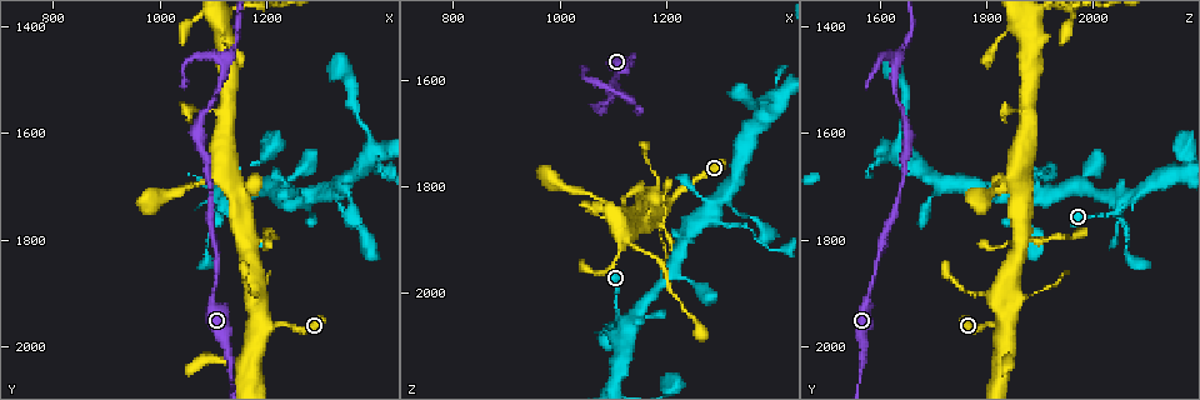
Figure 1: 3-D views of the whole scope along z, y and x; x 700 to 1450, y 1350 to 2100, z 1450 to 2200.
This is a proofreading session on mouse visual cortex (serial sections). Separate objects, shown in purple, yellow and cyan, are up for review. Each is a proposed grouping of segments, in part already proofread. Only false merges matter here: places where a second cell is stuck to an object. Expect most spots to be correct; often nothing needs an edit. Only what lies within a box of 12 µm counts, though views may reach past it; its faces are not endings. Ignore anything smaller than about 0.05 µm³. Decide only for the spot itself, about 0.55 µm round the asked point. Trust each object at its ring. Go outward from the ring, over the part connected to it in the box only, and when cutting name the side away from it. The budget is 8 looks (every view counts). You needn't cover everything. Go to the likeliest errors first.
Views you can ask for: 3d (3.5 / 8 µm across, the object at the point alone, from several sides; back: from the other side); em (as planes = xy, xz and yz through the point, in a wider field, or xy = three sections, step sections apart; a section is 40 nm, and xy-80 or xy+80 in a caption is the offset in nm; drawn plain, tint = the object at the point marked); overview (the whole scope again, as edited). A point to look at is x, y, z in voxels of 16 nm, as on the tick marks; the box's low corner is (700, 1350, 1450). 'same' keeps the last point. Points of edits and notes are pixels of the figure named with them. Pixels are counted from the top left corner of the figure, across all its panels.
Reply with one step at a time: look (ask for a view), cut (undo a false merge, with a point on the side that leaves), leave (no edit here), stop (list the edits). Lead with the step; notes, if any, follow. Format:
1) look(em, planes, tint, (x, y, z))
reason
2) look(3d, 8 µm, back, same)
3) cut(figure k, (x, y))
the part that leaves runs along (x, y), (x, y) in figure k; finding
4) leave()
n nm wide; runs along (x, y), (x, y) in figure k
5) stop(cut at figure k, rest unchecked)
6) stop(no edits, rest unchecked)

look(3d, 8 µm, (1120, 1730, 2055))
small branch off a trunk

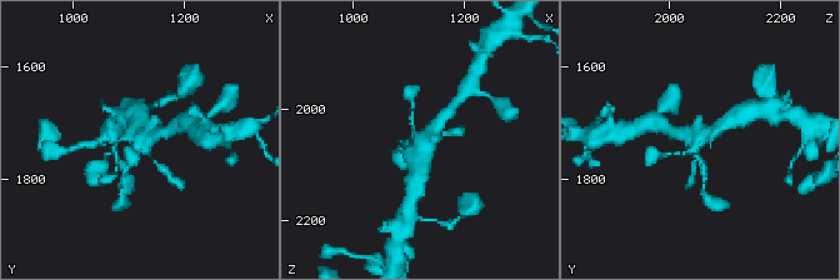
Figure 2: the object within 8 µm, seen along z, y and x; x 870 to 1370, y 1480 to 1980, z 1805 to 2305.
look(3d, 3.5 µm, (1125, 1730, 2055))
closer look

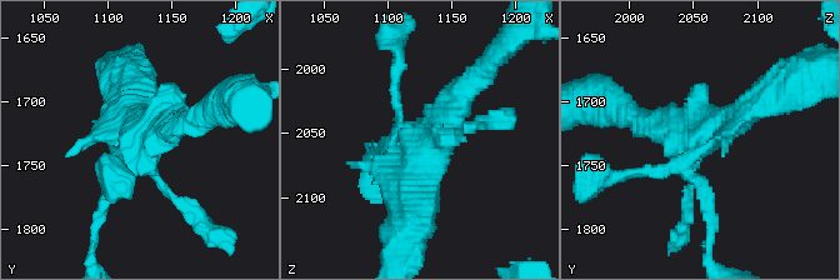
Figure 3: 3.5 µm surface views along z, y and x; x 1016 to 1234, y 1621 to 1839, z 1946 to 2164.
look(em, xy, step 1, tint, (1122, 1732, 2054))

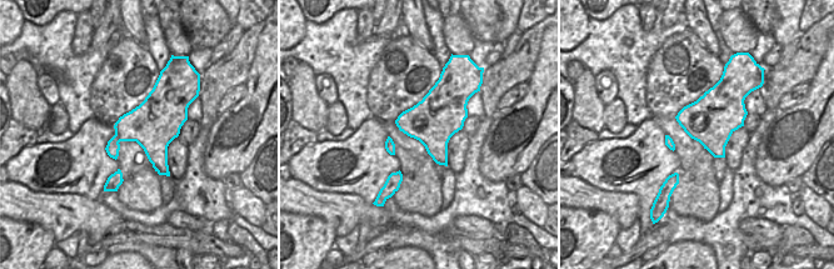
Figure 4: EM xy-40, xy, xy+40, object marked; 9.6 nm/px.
leave()
runs along (116, 174), (139, 135), (189, 120) in figure 3; one cell here

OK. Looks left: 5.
look(3d, 3.5 µm, back, (1125, 1470, 1630))
side arm on a straight run

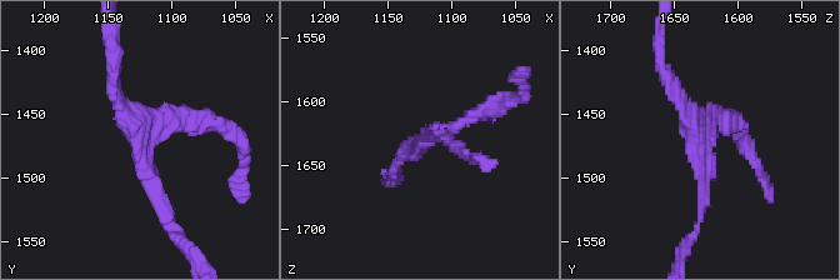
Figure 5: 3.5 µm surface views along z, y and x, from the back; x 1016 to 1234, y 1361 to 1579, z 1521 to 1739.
look(em, planes, plain, (1122, 1474, 1628))

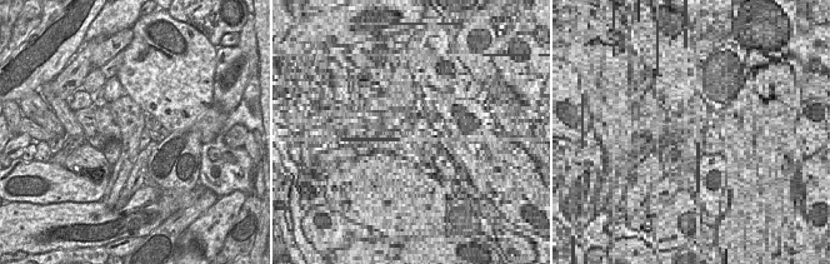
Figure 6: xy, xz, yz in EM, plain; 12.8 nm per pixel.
look(em, planes, tint, same)

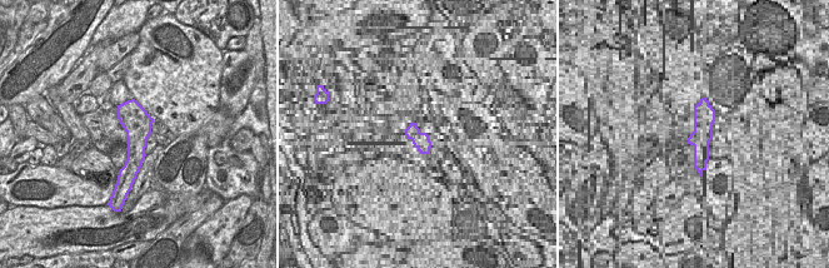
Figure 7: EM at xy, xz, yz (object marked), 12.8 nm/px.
leave()
all the same cell

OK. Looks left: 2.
look(em, xy, step 5, tint, (1115, 1680, 1850))
three-way junction

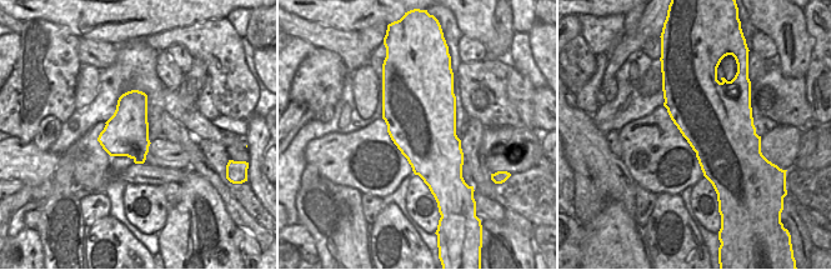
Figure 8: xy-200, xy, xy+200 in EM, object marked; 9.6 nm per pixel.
look(3d, 3.5 µm, back, same)

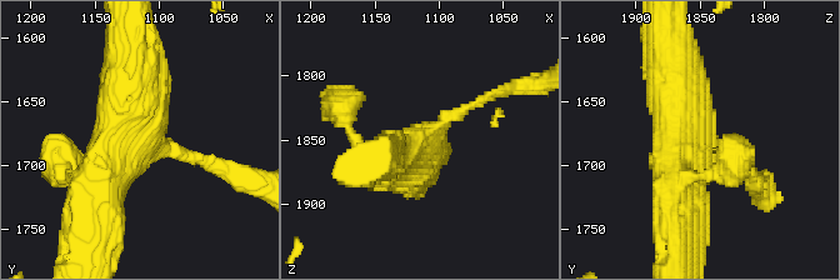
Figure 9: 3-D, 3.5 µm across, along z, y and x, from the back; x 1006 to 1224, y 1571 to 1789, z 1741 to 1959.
leave()
3 arms; arms of 150, 500, 600 nm; runs along (93, 210), (139, 123), (143, 61) in figure 9; all the same cell

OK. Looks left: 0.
stop(no edits, rest unchecked)

